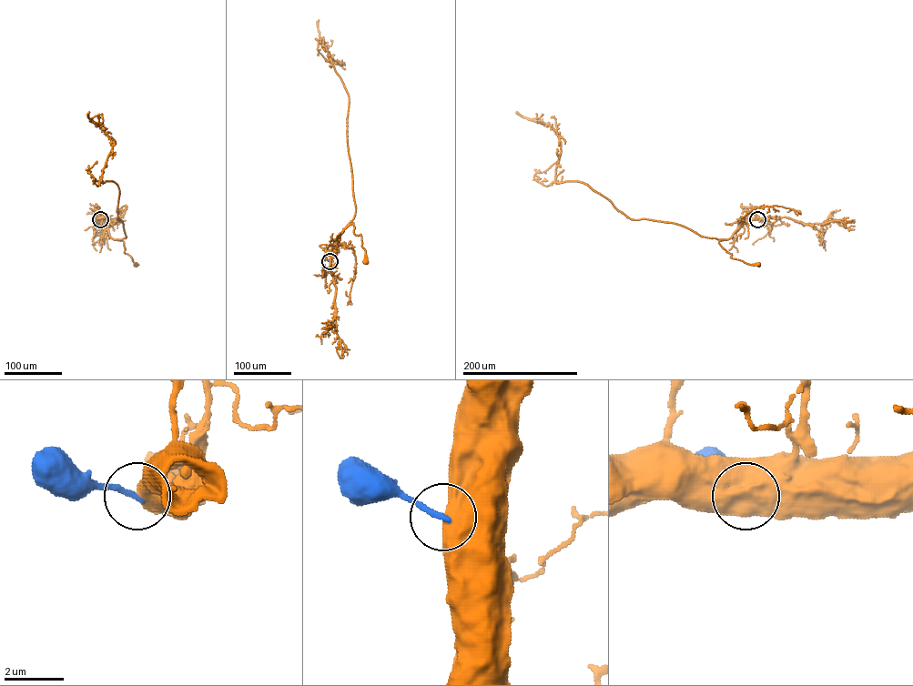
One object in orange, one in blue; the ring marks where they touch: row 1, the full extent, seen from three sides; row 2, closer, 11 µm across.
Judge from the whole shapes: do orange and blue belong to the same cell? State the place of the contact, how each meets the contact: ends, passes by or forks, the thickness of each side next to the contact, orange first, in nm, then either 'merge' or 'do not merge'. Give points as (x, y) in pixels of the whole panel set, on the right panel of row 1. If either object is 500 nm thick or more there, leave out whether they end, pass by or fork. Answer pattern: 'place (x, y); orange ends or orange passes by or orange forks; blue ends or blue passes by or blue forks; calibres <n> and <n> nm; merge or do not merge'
place (757, 219); calibres 750 and 190 nm; do not merge

